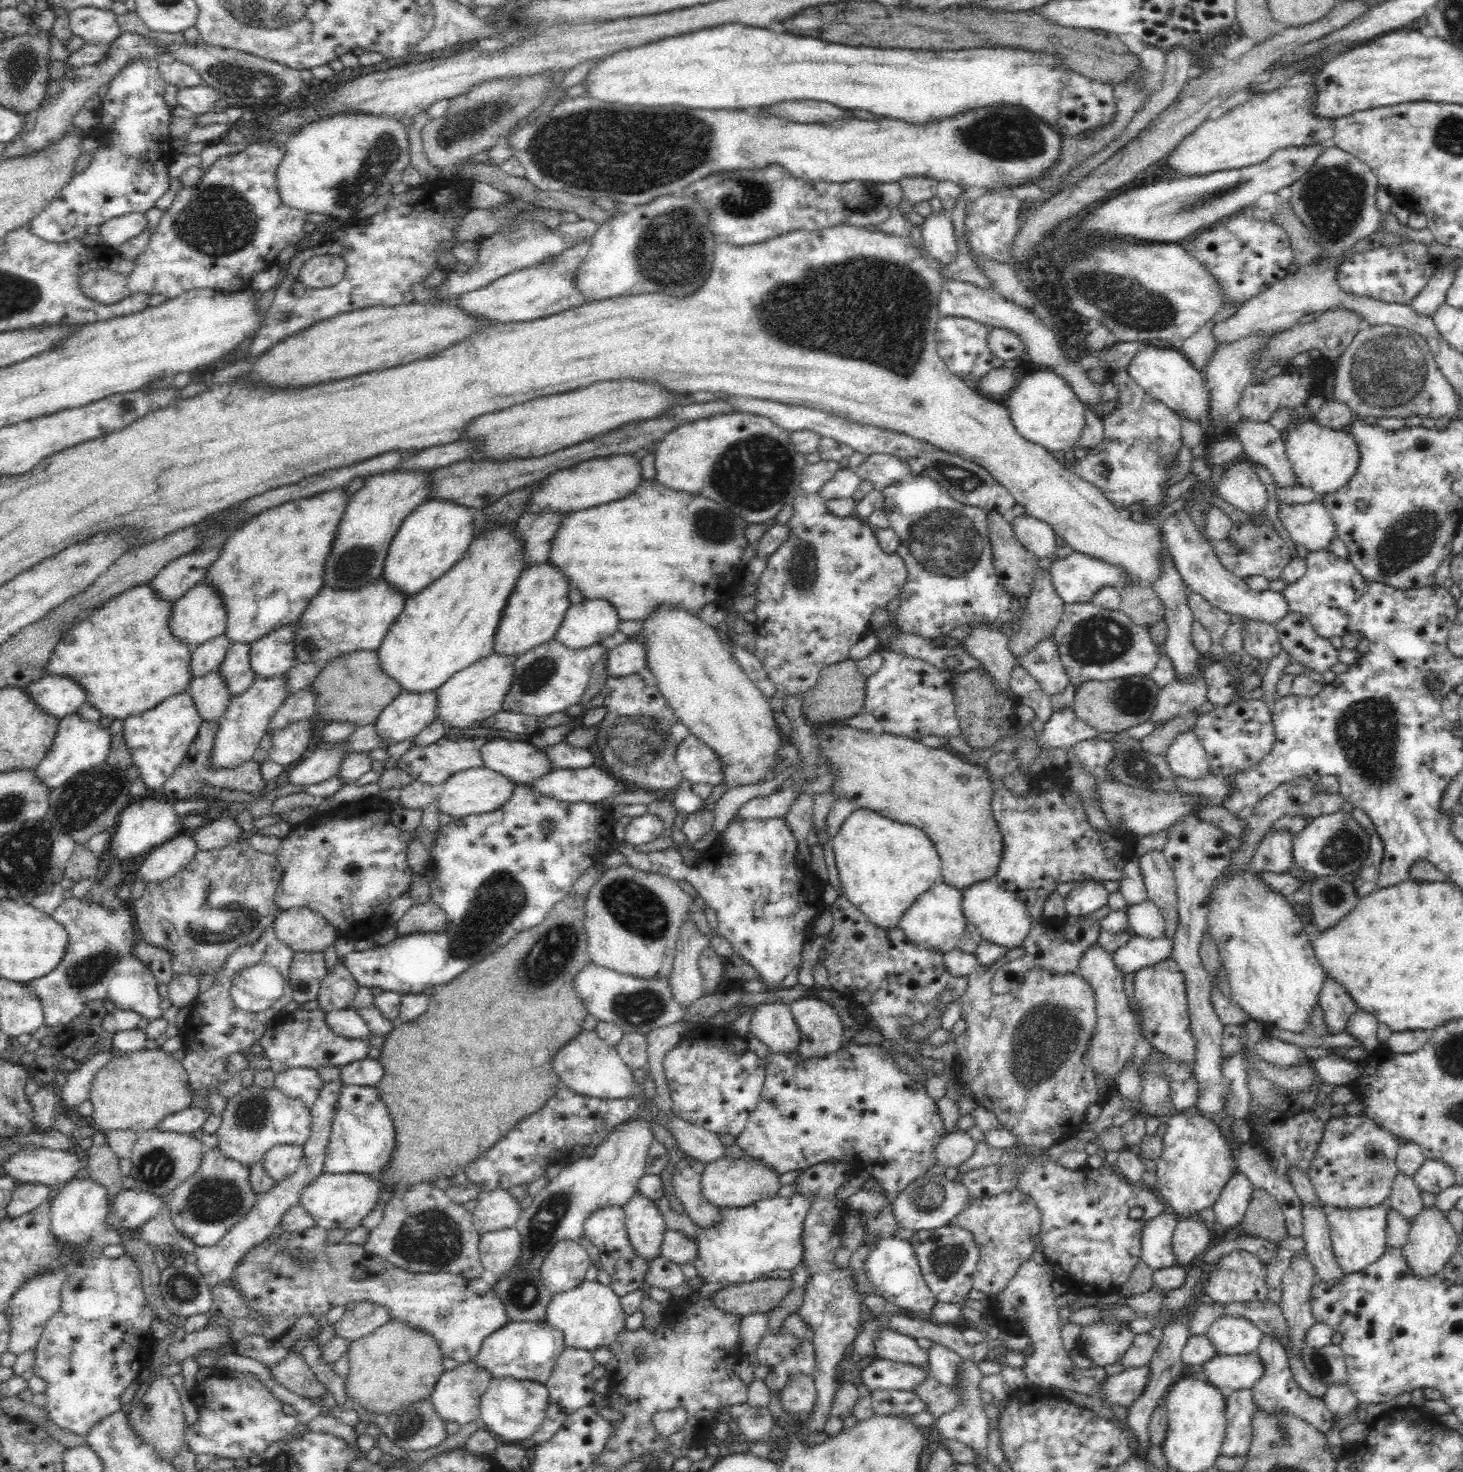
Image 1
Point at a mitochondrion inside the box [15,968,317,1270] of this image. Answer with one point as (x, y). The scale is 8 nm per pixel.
(217, 1199)

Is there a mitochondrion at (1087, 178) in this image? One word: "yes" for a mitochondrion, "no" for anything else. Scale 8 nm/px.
no

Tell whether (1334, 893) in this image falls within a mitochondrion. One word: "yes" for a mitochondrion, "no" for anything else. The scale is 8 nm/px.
yes

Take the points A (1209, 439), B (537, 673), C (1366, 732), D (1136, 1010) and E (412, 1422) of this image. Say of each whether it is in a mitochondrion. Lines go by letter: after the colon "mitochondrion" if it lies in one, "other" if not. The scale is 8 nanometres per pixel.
A: other
B: mitochondrion
C: mitochondrion
D: other
E: mitochondrion

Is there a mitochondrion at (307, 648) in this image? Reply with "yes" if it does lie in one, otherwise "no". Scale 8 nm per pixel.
yes

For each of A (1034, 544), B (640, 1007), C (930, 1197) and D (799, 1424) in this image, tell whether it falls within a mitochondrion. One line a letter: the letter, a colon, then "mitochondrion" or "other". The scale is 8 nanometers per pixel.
A: other
B: mitochondrion
C: mitochondrion
D: other

